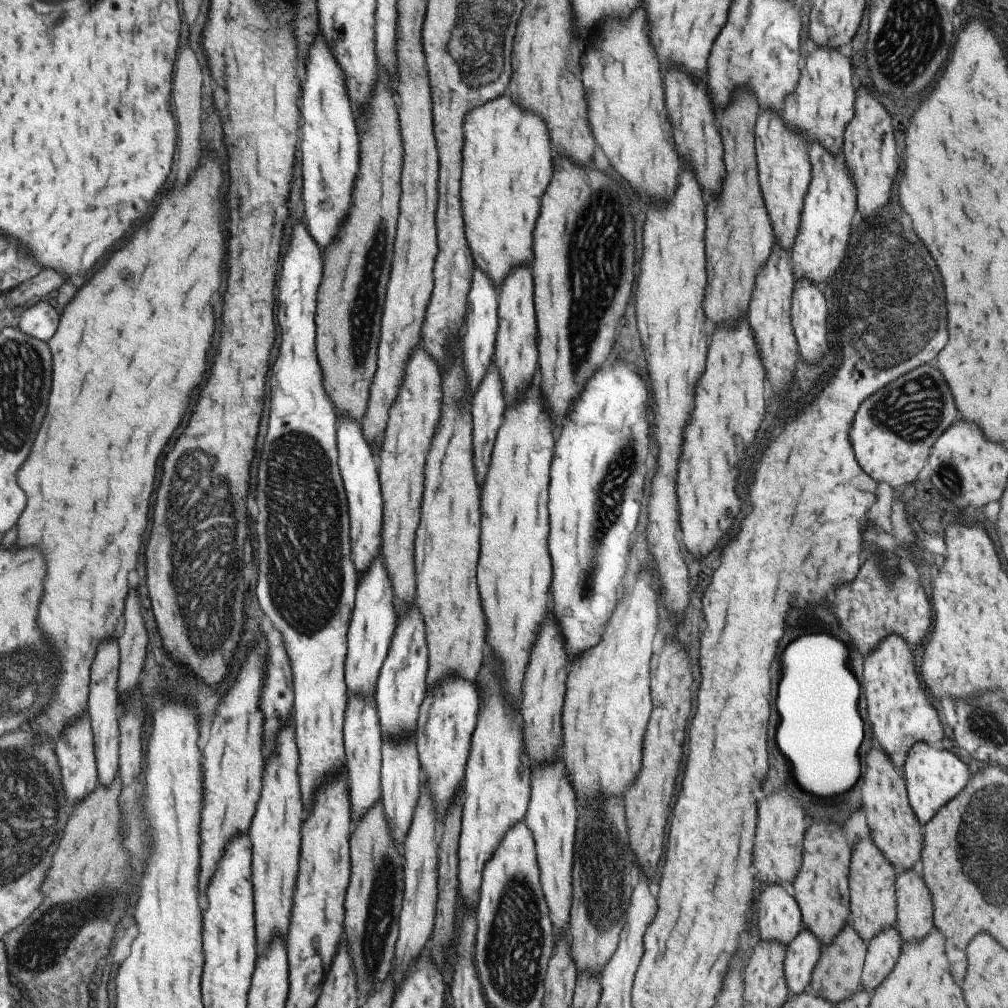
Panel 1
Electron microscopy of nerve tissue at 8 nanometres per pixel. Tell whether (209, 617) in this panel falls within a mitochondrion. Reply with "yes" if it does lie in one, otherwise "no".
yes

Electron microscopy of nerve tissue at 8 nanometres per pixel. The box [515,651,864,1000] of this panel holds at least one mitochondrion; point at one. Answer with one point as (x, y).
(601, 860)

